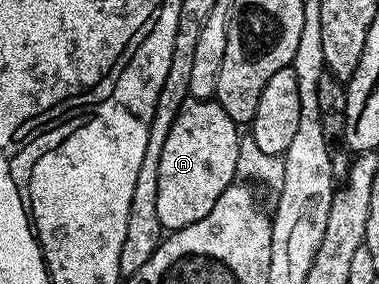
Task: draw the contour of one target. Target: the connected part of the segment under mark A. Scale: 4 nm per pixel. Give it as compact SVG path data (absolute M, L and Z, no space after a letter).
M191 98L183 103L182 108L177 112L177 116L173 120L173 126L169 128L169 136L165 139L165 148L161 148L161 164L157 167L157 220L160 227L164 231L174 232L183 230L189 224L195 224L197 220L201 220L213 212L213 204L217 204L217 200L221 196L221 192L225 192L225 188L229 188L237 178L237 156L239 155L239 139L241 137L240 127L225 112L225 108L221 108L221 104L214 100L205 98Z

